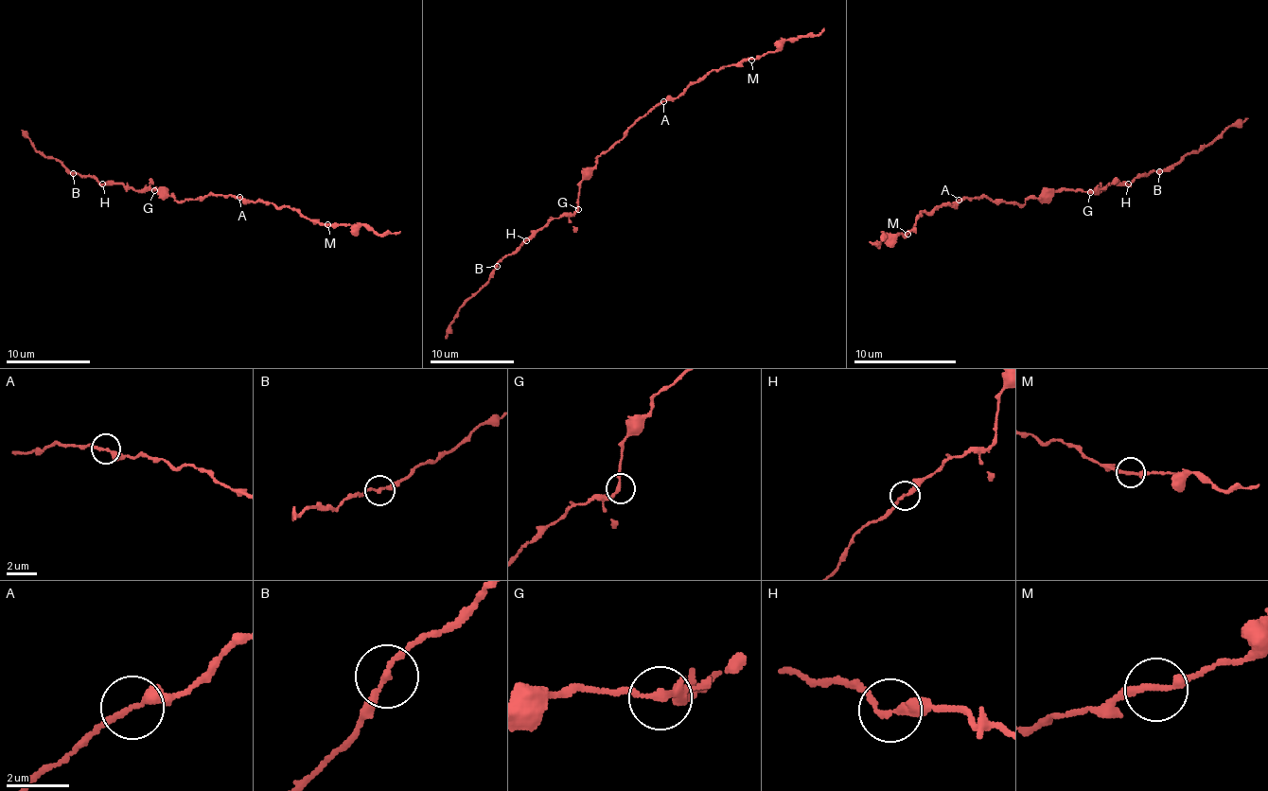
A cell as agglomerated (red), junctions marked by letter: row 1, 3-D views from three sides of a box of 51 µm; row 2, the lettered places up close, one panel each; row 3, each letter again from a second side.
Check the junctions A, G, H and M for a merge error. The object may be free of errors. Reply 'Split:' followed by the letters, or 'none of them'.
Split: none of them

